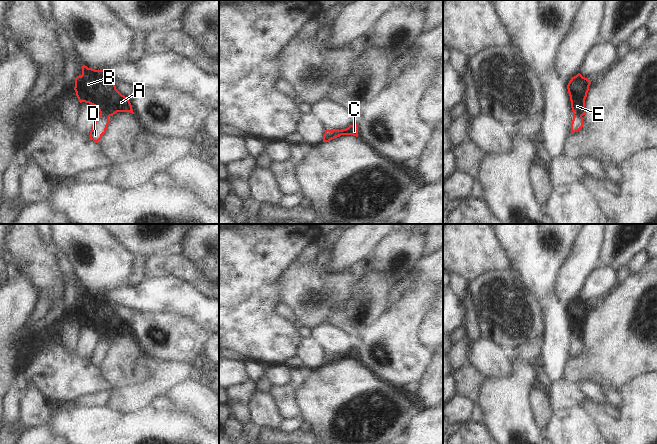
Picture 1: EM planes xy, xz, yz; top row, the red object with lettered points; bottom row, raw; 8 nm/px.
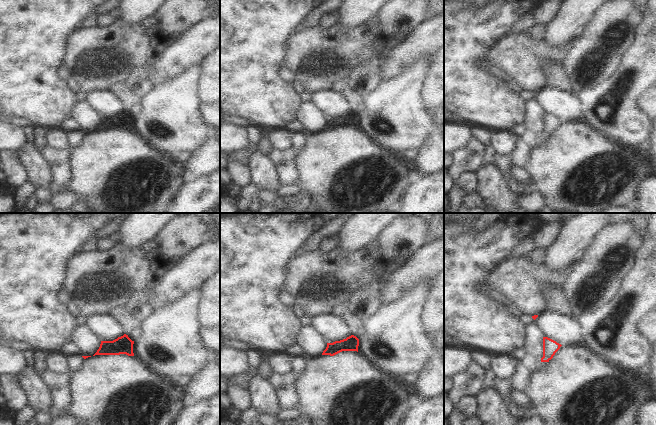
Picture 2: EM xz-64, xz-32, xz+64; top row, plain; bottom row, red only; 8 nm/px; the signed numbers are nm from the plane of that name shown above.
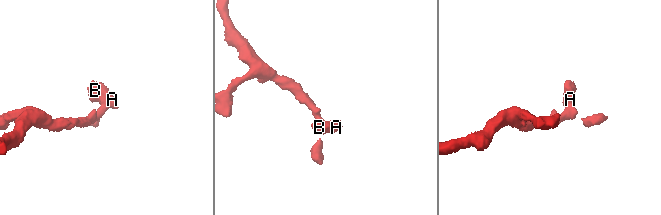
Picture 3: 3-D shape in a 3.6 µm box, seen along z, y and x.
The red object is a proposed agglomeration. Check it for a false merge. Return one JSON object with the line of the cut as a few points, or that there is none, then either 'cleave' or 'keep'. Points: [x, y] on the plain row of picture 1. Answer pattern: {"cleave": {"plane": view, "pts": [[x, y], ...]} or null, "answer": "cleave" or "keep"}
{"cleave": {"plane": "xz", "pts": [[332, 355], [332, 358], [326, 365]]}, "answer": "cleave"}

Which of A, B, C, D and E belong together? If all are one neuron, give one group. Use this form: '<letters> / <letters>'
A B C E / D

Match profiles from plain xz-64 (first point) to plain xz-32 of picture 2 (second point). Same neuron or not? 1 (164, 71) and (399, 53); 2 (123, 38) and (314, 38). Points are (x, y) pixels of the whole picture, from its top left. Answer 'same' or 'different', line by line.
1: same
2: same

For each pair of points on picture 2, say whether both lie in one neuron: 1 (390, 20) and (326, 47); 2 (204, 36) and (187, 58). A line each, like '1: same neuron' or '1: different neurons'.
1: different neurons
2: same neuron

